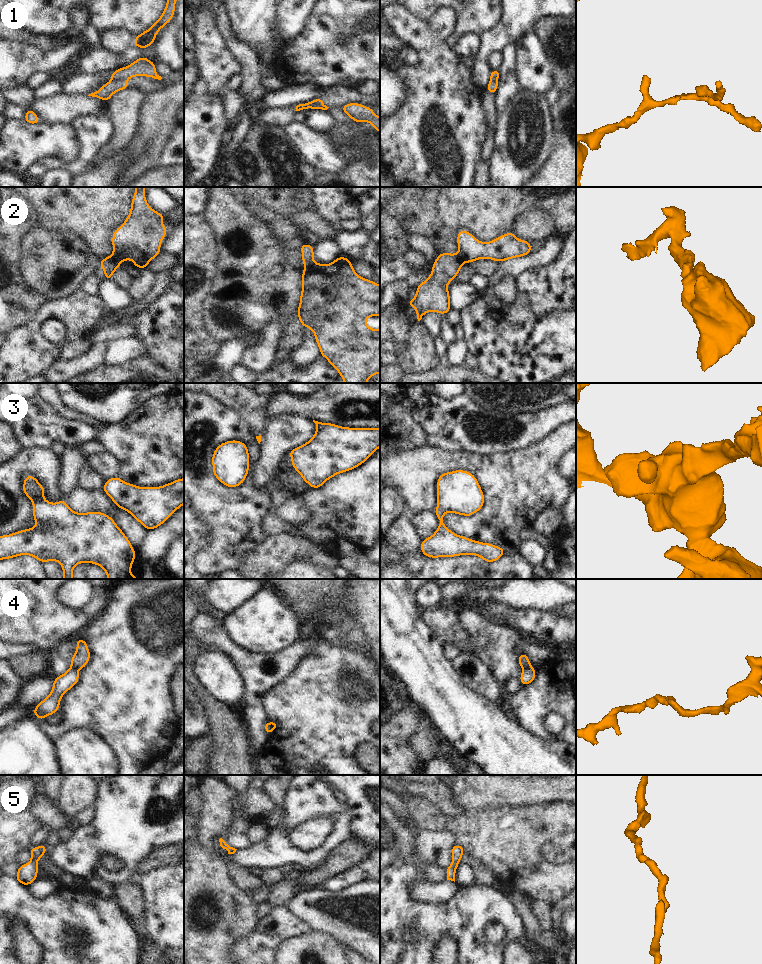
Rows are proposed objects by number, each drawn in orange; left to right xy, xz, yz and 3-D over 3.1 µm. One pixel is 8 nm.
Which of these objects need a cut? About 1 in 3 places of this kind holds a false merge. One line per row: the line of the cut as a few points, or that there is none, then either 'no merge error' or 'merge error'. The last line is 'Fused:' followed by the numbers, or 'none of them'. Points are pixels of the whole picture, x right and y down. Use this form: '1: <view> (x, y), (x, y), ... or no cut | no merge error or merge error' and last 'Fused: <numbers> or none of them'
1: xy (126, 79), (114, 79), (112, 81) | merge error
2: xz (313, 262), (304, 270) | merge error
3: no cut | no merge error
4: yz (529, 664), (523, 669) | merge error
5: no cut | no merge error
Fused: 1, 2, 4

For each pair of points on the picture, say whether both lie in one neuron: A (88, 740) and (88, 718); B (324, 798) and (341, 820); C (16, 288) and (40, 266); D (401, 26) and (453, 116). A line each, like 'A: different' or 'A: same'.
A: different
B: same
C: different
D: same

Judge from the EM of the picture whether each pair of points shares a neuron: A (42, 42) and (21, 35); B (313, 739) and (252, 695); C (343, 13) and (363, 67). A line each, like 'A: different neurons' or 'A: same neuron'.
A: same neuron
B: different neurons
C: same neuron

